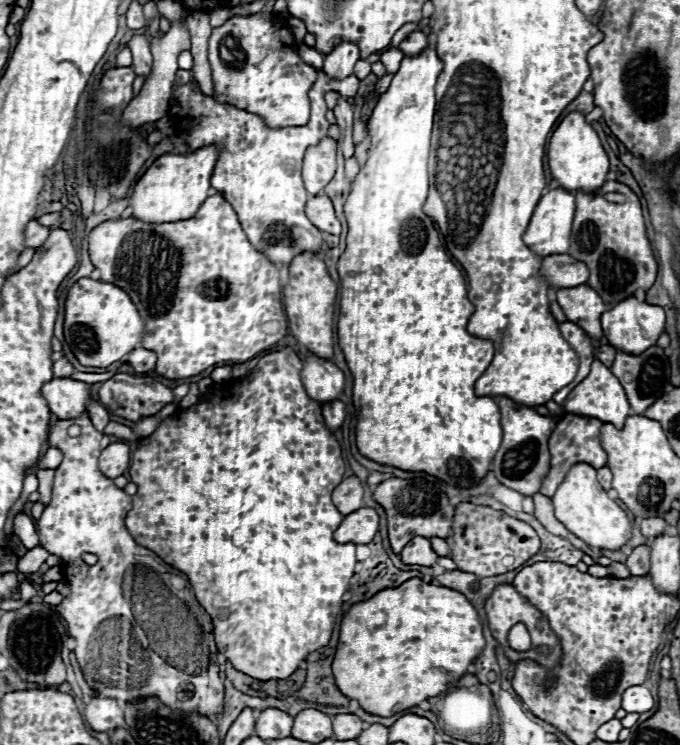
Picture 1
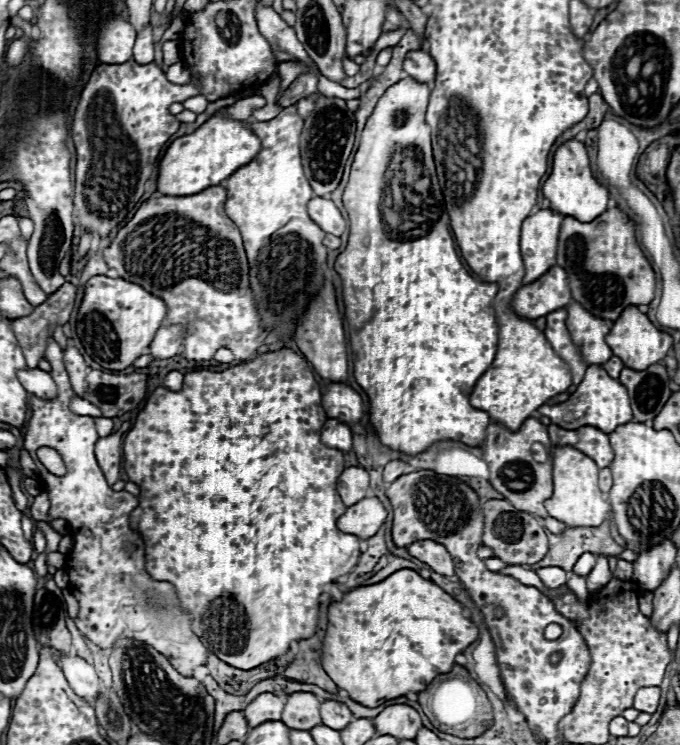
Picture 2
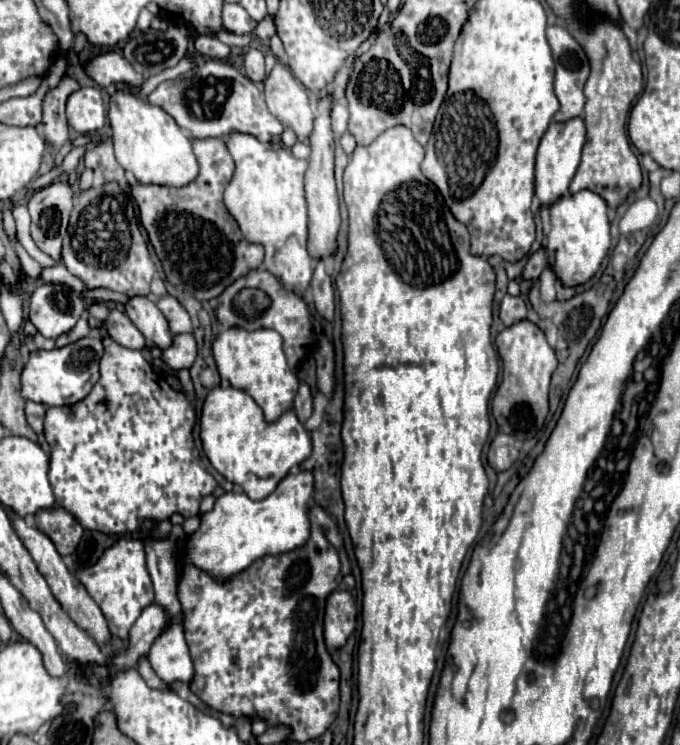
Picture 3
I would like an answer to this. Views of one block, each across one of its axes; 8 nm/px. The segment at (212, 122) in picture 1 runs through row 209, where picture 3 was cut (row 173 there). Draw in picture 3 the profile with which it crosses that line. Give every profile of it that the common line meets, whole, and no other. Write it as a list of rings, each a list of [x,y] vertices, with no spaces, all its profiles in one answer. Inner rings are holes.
[[[232,132],[224,138],[228,152],[236,162],[234,176],[224,192],[224,204],[238,222],[248,242],[258,242],[266,250],[264,266],[278,276],[282,284],[302,296],[312,280],[314,260],[308,254],[308,214],[304,198],[306,160],[292,156],[290,148],[278,142],[260,142],[252,134]]]

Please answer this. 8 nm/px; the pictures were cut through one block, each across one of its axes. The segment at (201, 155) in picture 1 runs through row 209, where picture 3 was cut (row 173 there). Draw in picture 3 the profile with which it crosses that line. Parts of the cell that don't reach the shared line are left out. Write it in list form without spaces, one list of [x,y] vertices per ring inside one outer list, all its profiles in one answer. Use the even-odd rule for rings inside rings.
[[[116,92],[110,98],[108,116],[112,126],[116,160],[126,172],[136,178],[136,182],[146,186],[156,184],[180,188],[196,180],[200,166],[196,162],[196,156],[192,154],[192,140],[162,108],[142,102],[136,94]]]

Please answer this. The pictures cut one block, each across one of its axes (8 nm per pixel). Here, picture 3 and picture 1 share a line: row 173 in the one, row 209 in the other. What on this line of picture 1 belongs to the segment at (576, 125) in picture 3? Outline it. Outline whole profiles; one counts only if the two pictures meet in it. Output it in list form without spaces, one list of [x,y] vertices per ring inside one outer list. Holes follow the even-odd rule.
[[[556,188],[544,194],[524,234],[526,246],[538,256],[566,254],[570,248],[574,210],[576,210],[576,200],[572,192]]]

